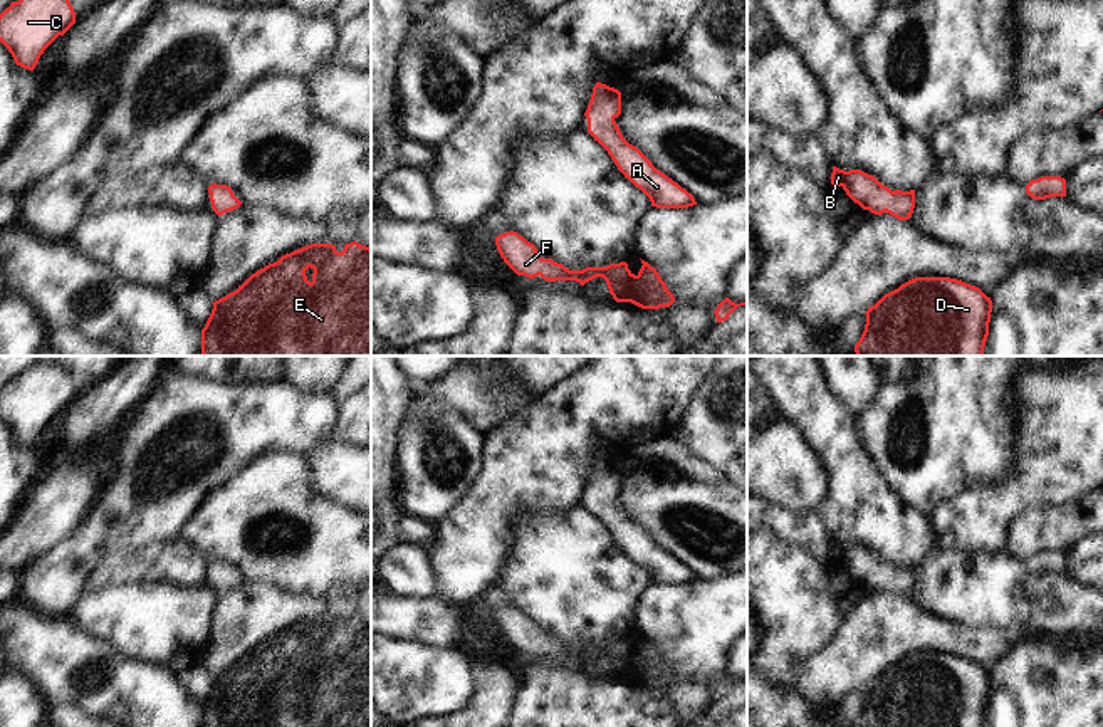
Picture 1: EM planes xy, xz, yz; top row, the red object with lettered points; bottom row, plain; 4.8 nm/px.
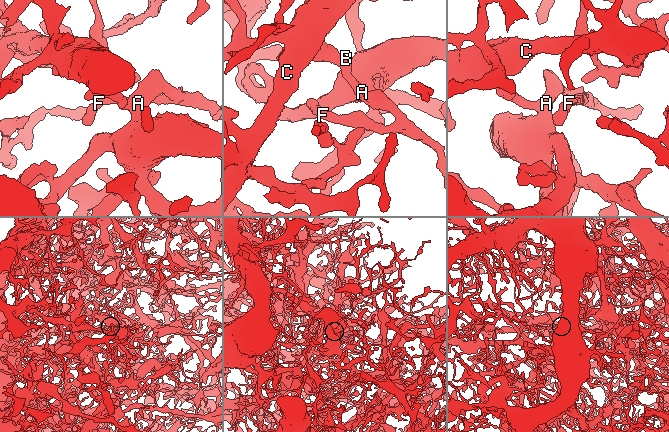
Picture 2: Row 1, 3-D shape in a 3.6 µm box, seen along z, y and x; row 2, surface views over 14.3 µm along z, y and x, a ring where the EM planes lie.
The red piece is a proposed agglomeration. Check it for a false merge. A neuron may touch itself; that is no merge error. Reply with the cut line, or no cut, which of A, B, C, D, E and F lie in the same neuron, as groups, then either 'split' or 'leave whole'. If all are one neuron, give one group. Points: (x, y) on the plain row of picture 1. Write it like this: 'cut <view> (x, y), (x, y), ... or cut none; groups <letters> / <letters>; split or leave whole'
cut none; groups A B C D E F; leave whole

